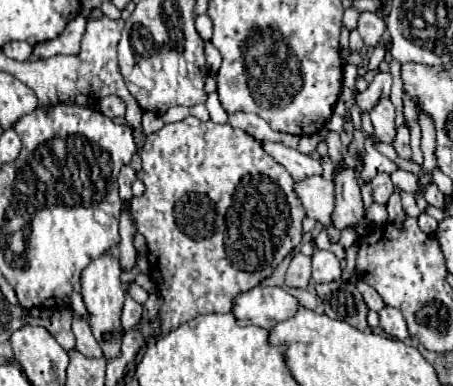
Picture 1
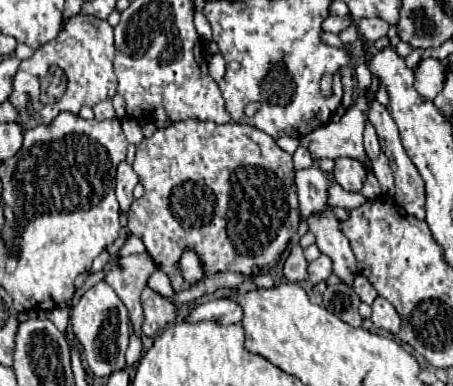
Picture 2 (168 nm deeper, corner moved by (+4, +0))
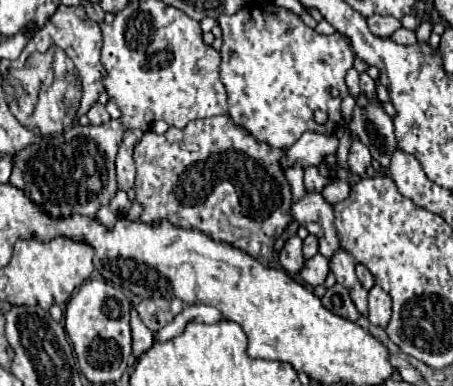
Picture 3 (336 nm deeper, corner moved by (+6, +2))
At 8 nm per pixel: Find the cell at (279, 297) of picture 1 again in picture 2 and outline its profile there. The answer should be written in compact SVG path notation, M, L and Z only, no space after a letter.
M219 298L219 300L209 300L209 302L193 308L185 320L187 322L211 320L217 324L237 324L237 322L241 322L241 310L239 310L239 304L235 304L233 300Z

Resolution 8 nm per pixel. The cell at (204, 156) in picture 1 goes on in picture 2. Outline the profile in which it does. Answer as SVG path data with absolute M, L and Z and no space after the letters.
M195 120L175 122L163 130L157 130L151 138L145 138L137 146L133 170L137 172L145 194L131 204L127 224L129 232L143 240L151 258L171 278L175 290L191 288L189 282L179 278L179 270L175 270L175 262L179 262L183 246L191 246L191 250L199 254L207 274L253 274L253 270L269 272L275 268L291 236L297 232L301 216L291 154L281 150L269 134L245 122L229 122L223 126Z

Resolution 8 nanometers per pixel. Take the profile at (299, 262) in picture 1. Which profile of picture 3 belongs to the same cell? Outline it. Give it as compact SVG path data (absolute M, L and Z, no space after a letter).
M293 236L285 242L283 250L279 252L279 262L281 262L281 268L289 274L297 274L303 268L305 258L301 252L301 238L299 236Z

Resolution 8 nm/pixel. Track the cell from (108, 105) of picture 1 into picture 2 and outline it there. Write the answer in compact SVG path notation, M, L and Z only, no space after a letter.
M109 98L103 100L103 102L99 102L99 104L93 108L93 112L95 112L95 120L109 120L109 118L115 118L115 108L113 108L113 104L111 104Z

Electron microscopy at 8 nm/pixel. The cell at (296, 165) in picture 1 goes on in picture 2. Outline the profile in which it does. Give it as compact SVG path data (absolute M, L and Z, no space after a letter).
M311 166L305 170L297 170L295 186L297 186L299 208L301 208L303 218L309 218L309 216L329 208L329 204L327 204L329 178L321 168Z

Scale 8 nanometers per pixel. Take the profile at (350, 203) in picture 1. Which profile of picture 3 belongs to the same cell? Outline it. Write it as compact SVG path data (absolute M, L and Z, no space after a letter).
M353 140L351 150L349 150L349 172L363 178L369 164L371 164L371 154L369 154L369 150L365 148L365 144Z

